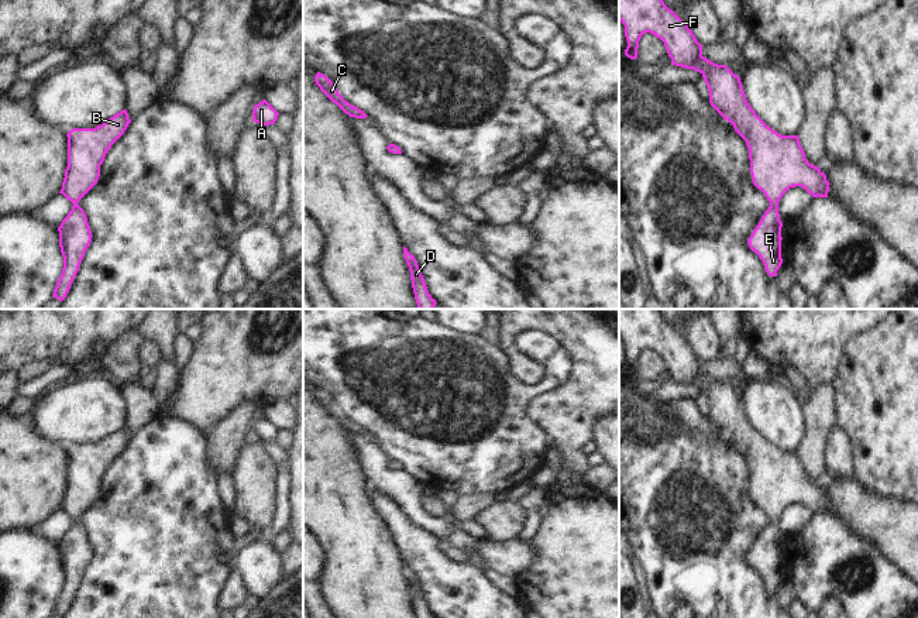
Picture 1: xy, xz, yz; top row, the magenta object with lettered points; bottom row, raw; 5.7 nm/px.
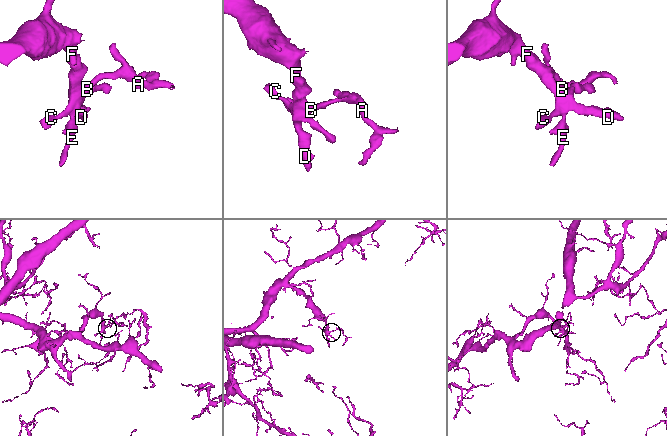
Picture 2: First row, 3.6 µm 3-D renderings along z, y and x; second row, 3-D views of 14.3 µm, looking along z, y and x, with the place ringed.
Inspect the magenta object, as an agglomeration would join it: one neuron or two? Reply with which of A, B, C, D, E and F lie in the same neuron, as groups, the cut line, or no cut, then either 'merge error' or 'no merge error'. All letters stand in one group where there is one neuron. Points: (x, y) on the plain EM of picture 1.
groups A B C D E F; cut none; no merge error

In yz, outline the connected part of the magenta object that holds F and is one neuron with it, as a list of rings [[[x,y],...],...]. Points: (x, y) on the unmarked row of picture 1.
[[[619,309],[619,336],[625,341],[628,374],[637,374],[643,350],[660,354],[673,381],[702,391],[711,422],[746,457],[753,501],[770,518],[747,560],[763,577],[766,588],[777,593],[783,580],[778,518],[795,502],[804,504],[812,514],[828,514],[831,499],[826,491],[808,478],[798,452],[781,452],[756,430],[746,416],[740,394],[726,381],[714,380],[702,371],[702,361],[690,343],[657,309]]]

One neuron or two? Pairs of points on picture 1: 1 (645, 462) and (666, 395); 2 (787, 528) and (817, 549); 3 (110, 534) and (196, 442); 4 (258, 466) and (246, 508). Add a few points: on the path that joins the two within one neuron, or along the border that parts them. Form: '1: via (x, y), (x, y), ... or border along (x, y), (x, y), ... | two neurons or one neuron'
1: border along (667, 401), (688, 398), (700, 409) | two neurons
2: border along (814, 514), (798, 534), (783, 541) | two neurons
3: via (134, 517), (161, 490), (161, 481), (176, 466) | one neuron
4: via (253, 476), (253, 498) | one neuron

